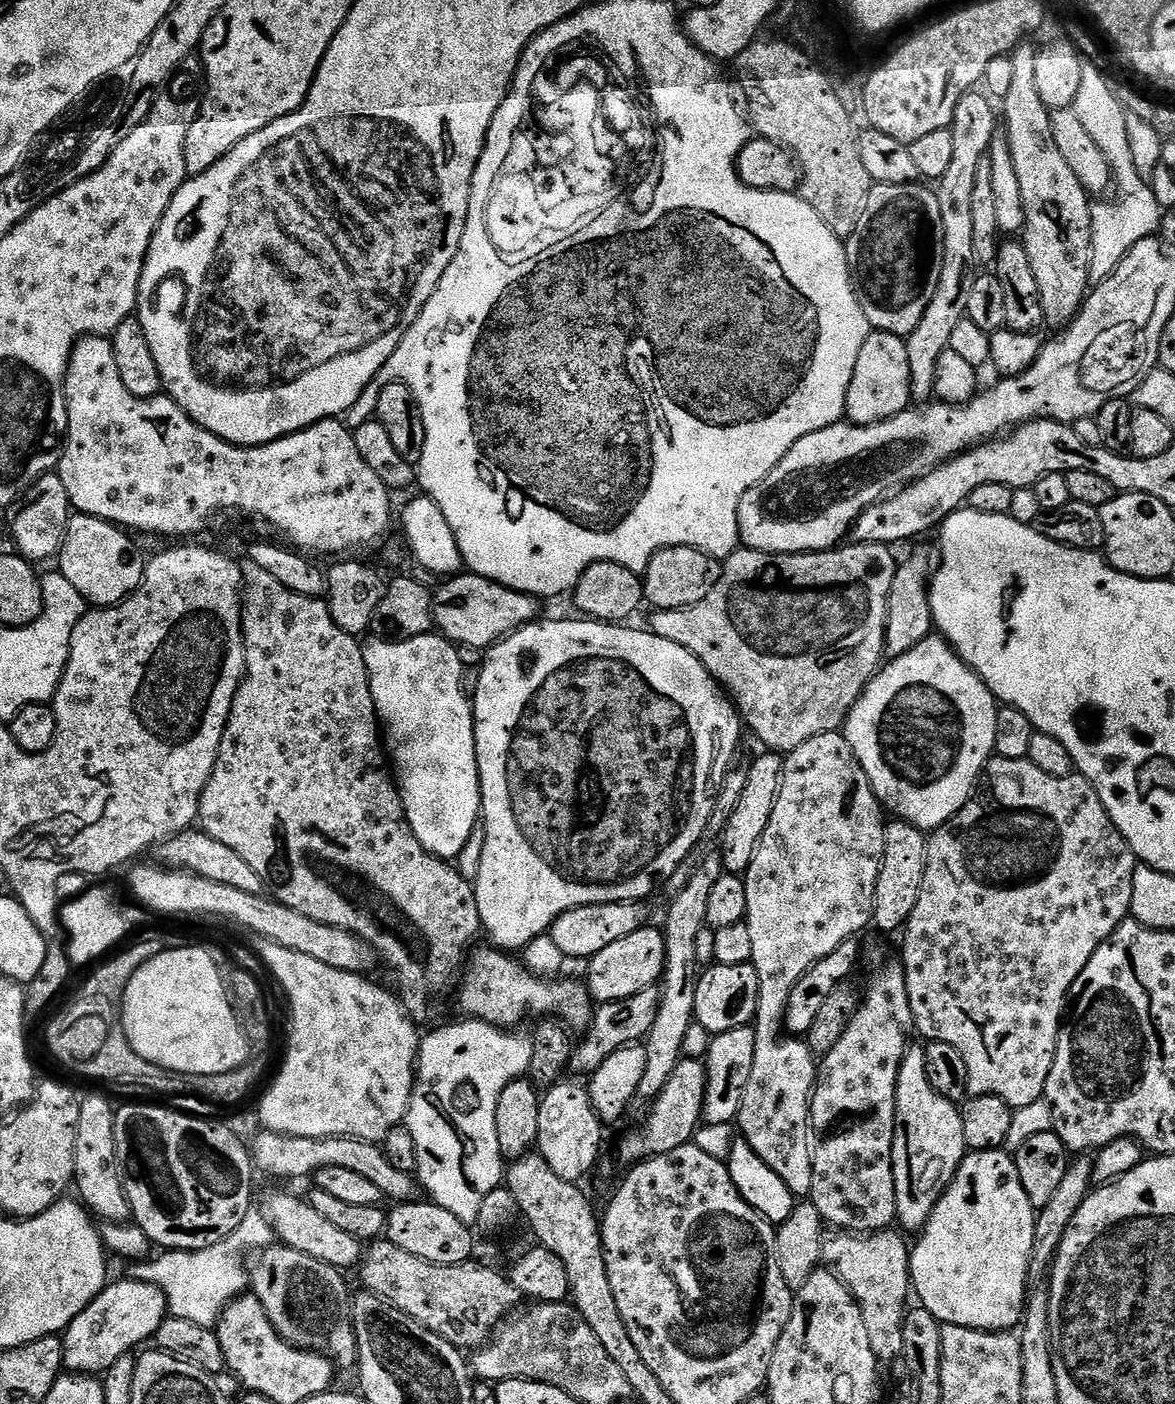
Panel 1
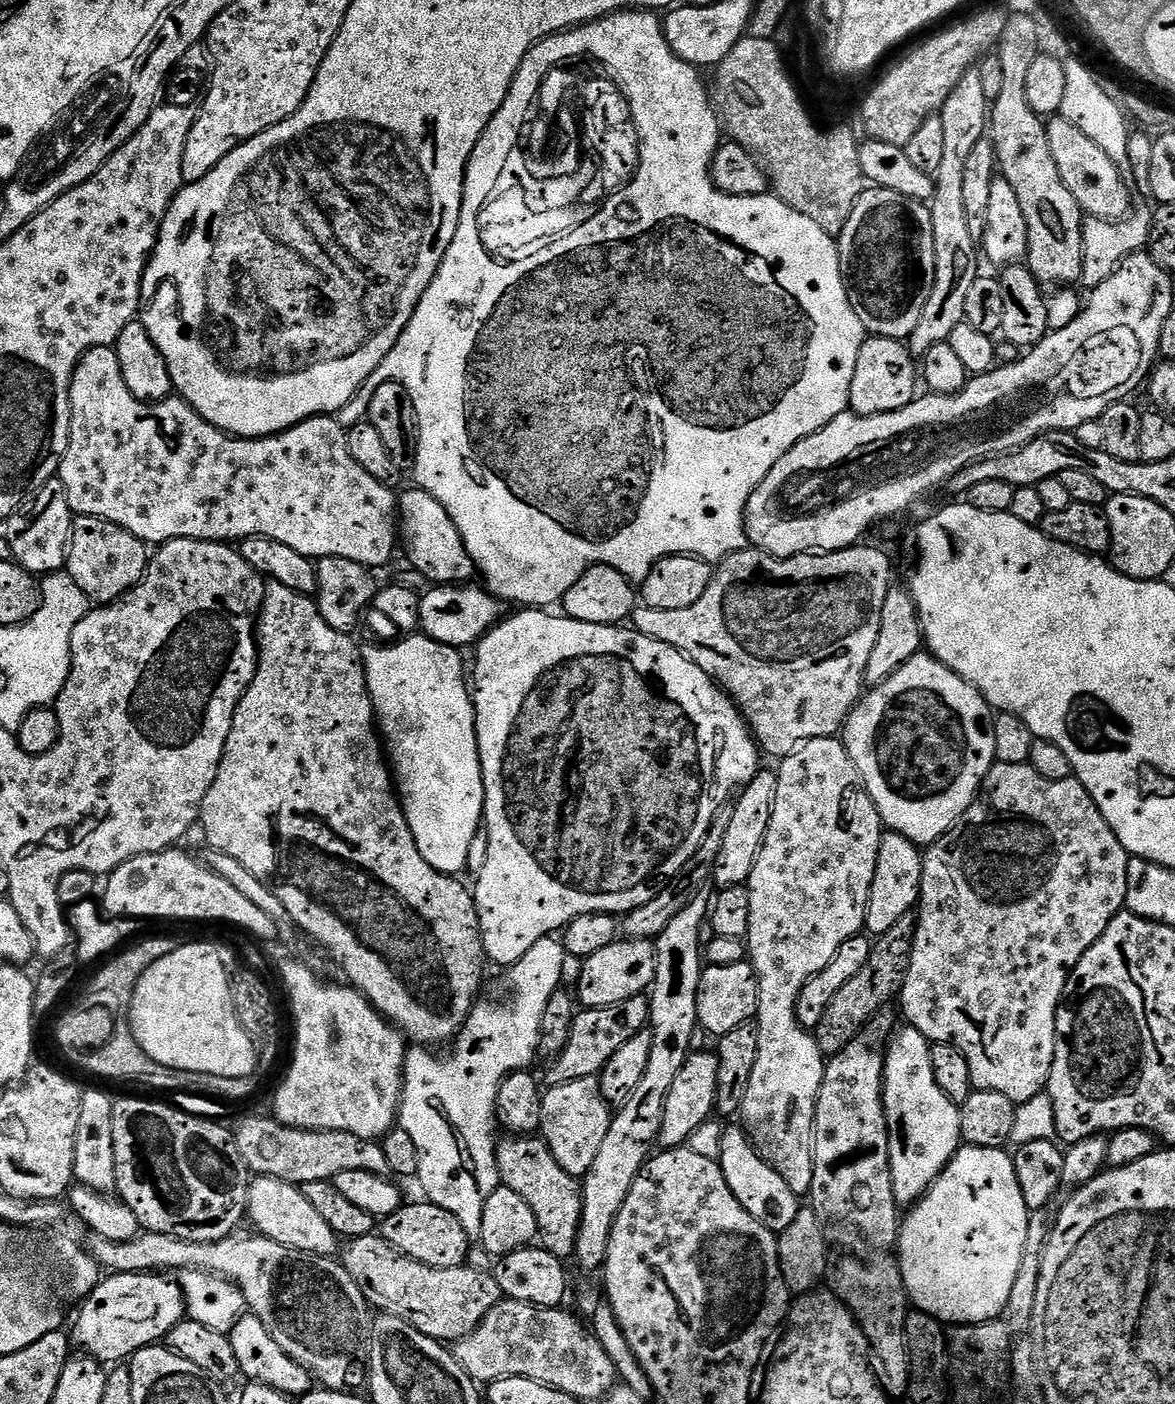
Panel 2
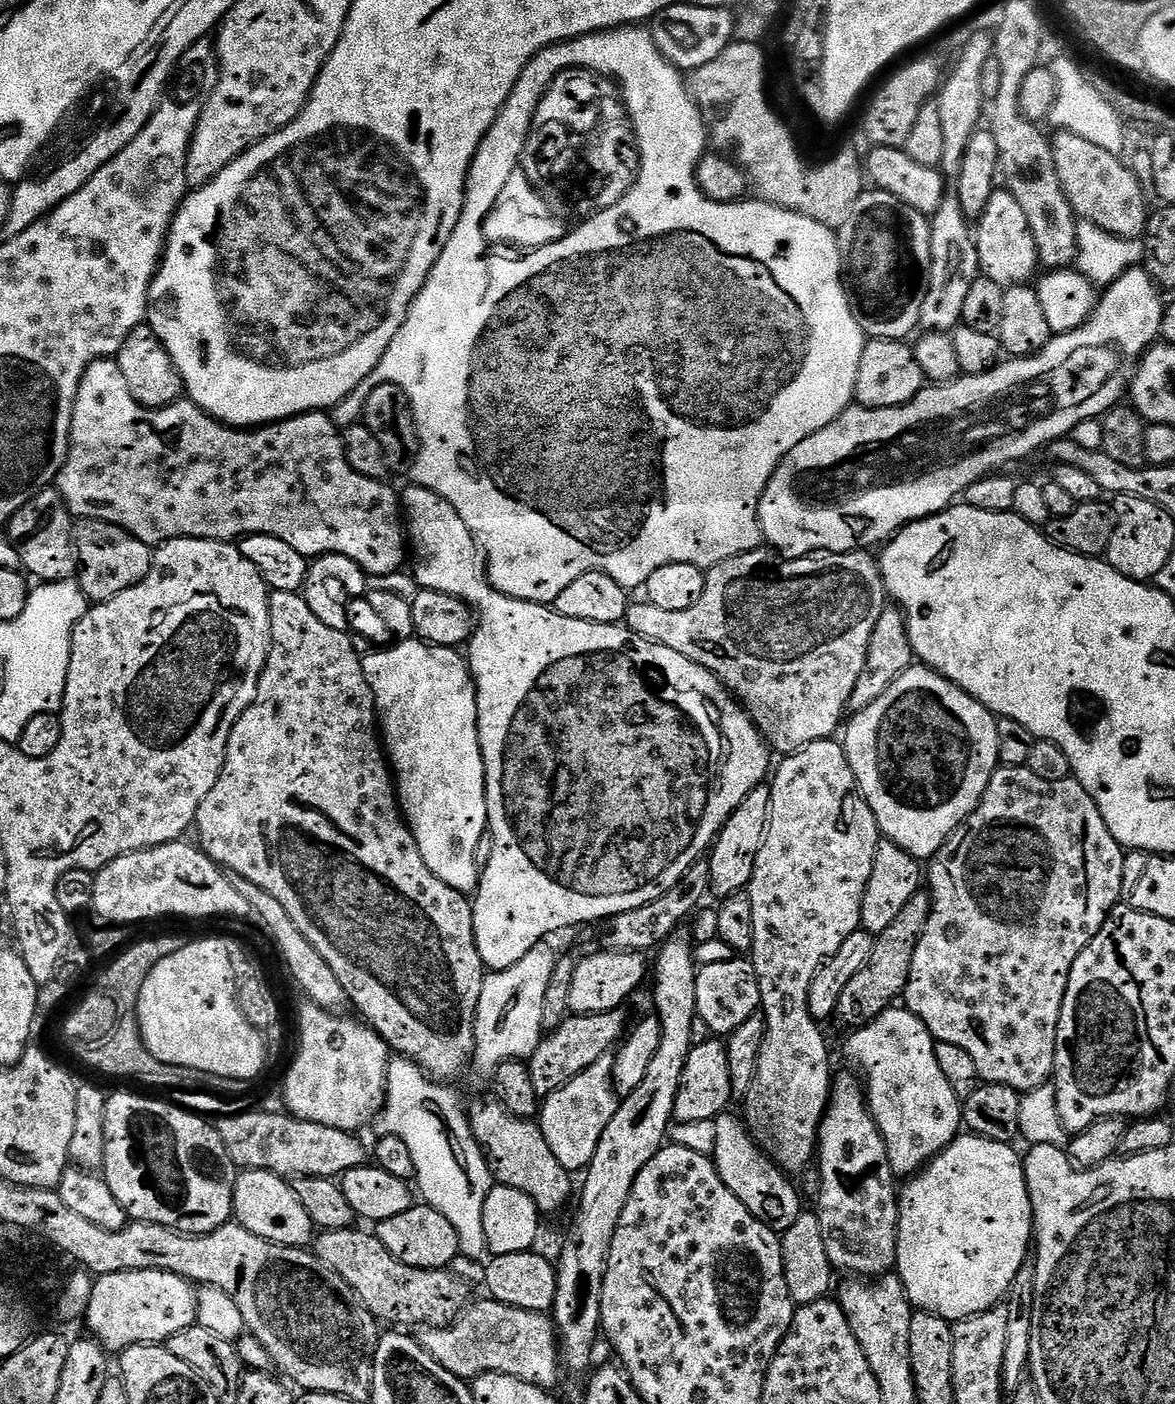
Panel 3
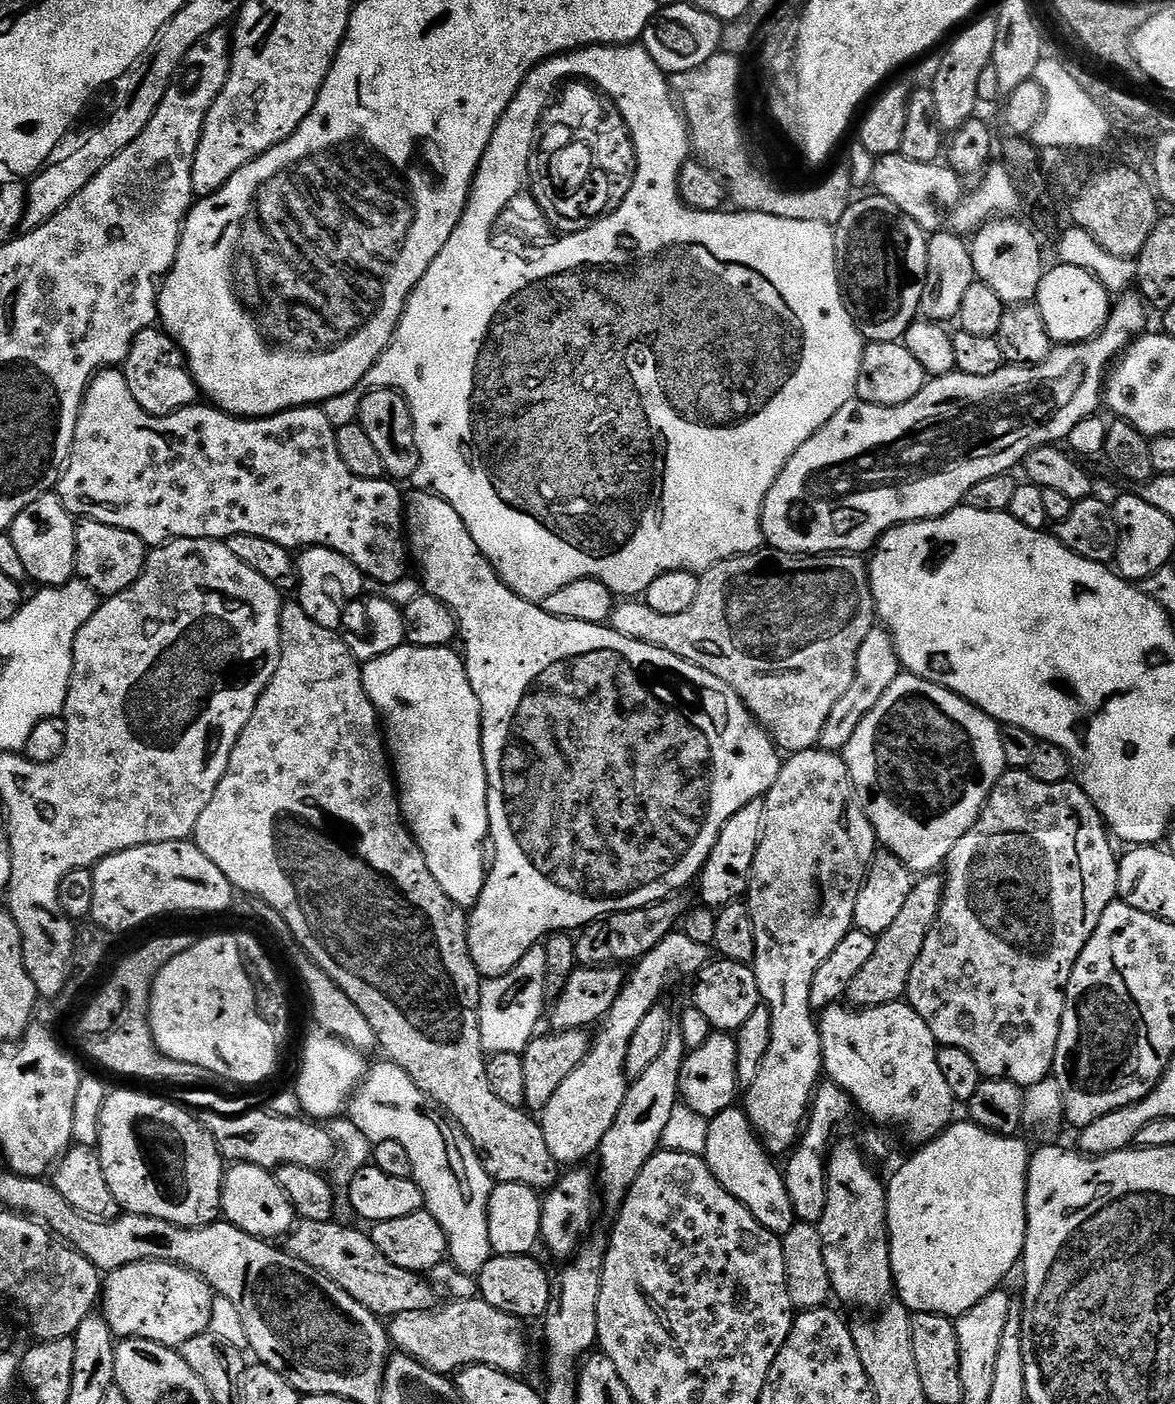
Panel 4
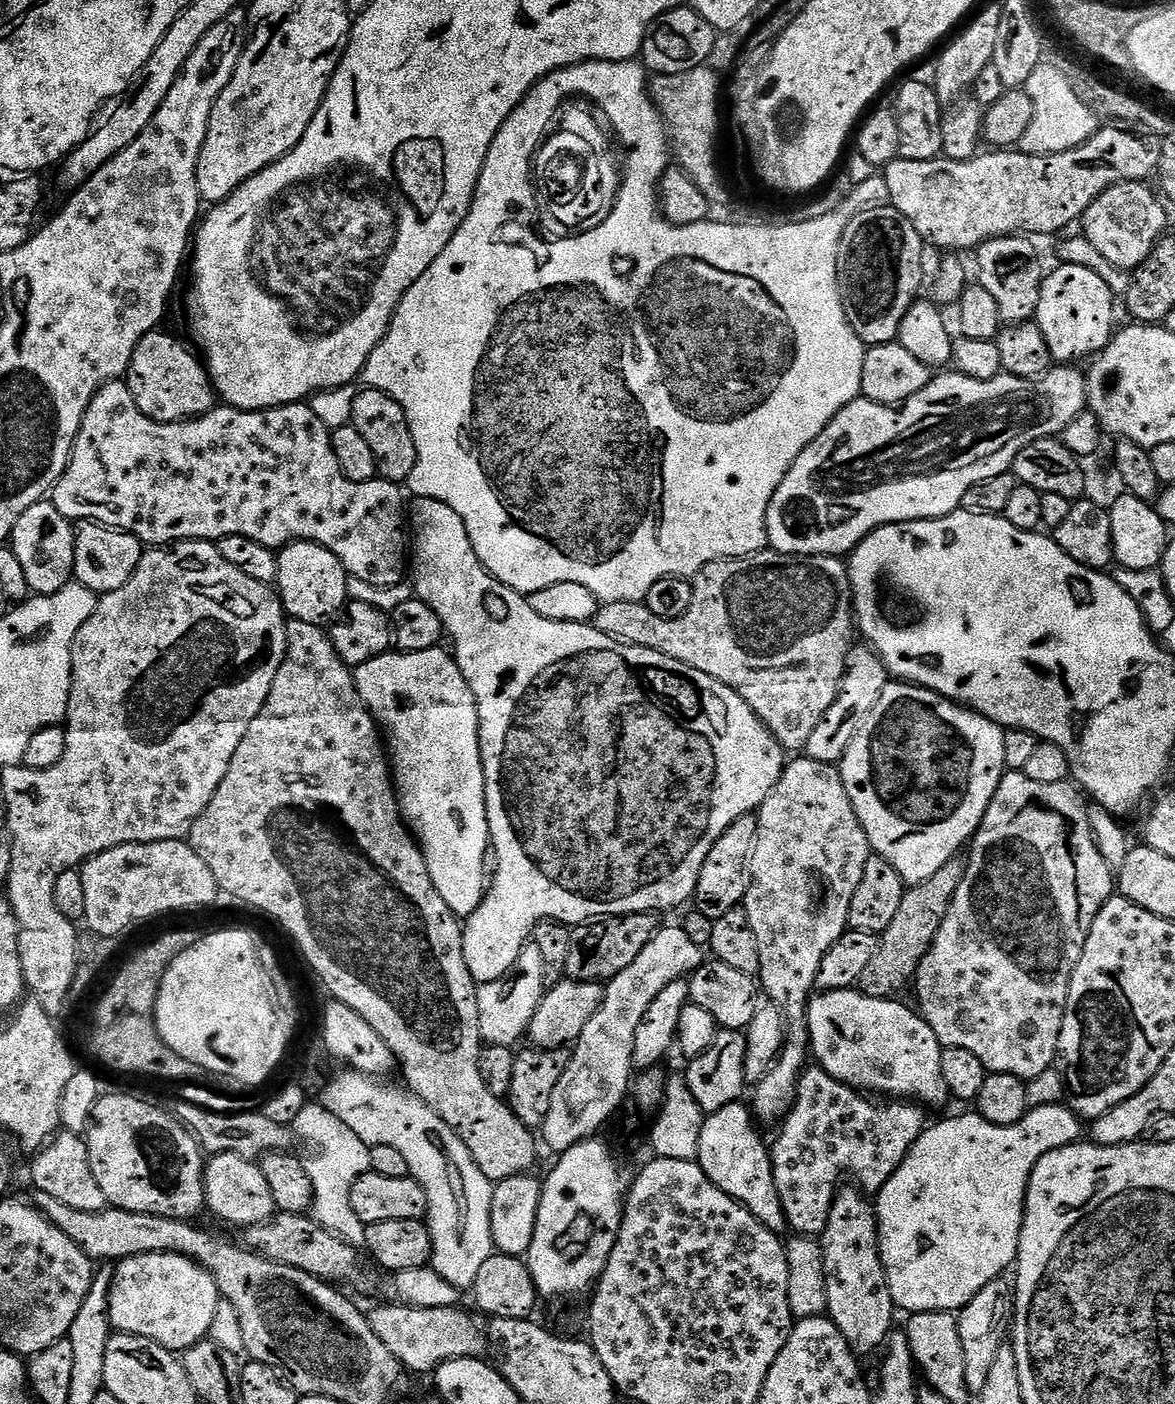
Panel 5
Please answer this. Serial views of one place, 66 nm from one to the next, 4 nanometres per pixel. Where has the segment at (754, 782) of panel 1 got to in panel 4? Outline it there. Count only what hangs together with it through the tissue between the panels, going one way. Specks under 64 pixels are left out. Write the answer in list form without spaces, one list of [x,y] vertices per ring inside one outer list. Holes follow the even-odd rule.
[[[763,799],[750,802],[722,826],[722,834],[718,842],[714,842],[714,850],[704,863],[704,870],[698,877],[700,884],[700,900],[711,910],[725,908],[728,904],[737,903],[747,893],[748,879],[752,876],[754,854],[758,850],[758,842],[764,829]]]

